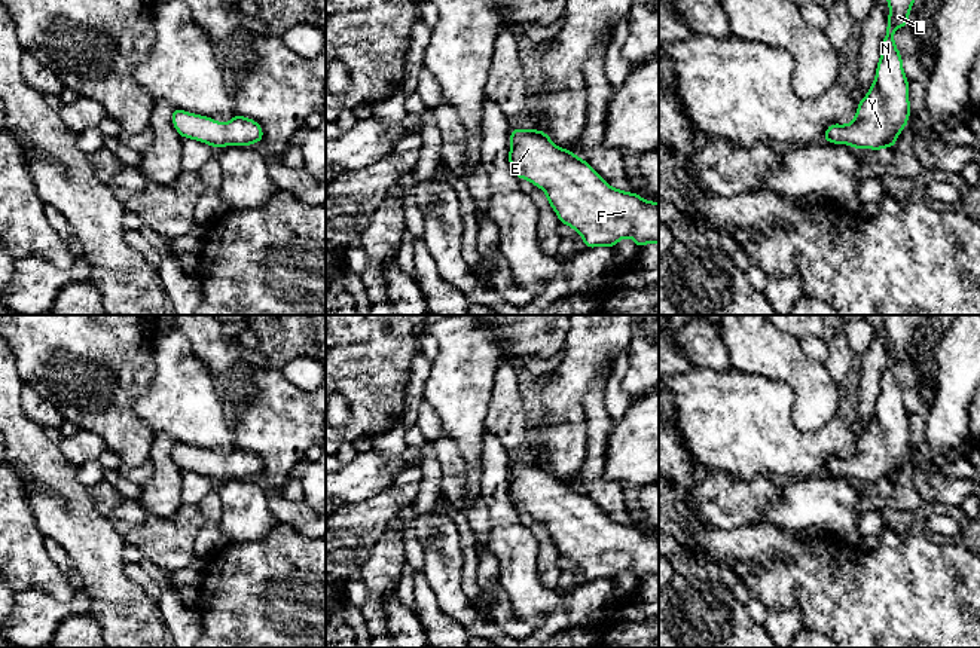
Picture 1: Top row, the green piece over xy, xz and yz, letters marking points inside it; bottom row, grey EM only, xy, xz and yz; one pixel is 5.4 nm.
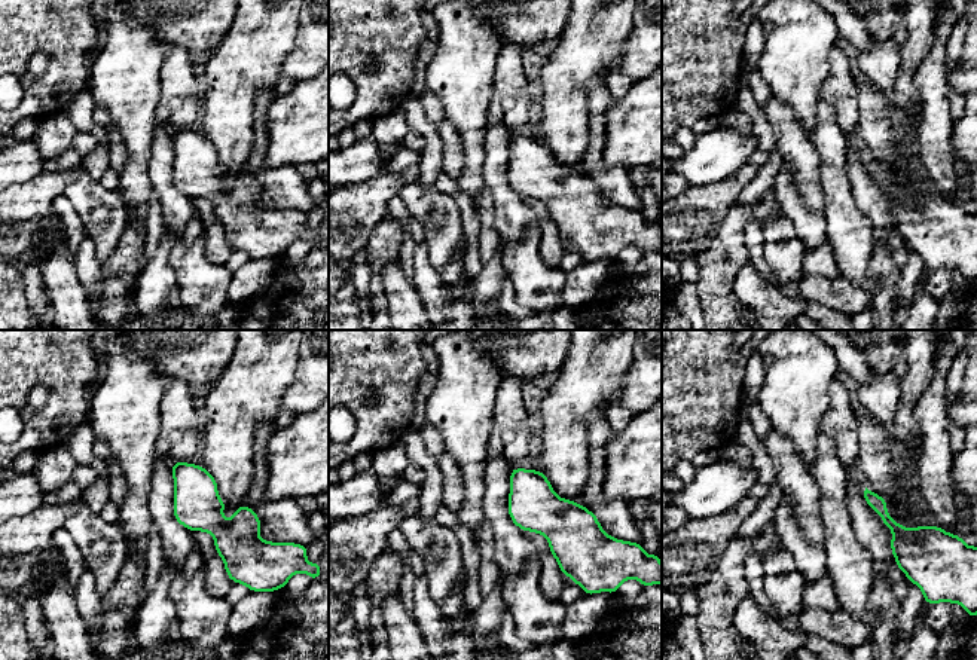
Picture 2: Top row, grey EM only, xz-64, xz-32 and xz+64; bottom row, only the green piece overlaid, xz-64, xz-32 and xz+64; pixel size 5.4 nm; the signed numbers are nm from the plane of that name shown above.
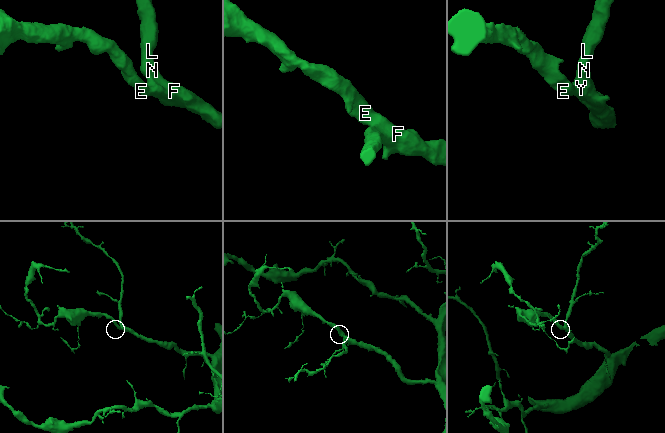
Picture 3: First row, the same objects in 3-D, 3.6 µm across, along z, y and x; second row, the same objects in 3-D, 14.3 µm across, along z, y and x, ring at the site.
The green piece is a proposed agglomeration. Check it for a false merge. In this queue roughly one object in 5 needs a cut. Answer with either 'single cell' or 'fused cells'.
single cell

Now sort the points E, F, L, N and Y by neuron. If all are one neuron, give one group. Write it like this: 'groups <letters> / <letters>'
groups E F L N Y

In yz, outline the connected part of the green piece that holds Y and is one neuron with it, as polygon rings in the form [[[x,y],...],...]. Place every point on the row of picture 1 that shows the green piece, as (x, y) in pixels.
[[[886,0],[889,6],[886,36],[882,42],[876,77],[848,125],[830,123],[824,141],[849,144],[857,150],[895,147],[910,117],[909,80],[894,31],[909,27],[909,13],[916,0]]]

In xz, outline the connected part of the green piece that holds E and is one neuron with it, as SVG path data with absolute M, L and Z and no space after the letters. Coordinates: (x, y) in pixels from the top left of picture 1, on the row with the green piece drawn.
M537 128L510 129L509 163L518 180L525 178L544 190L559 223L574 229L586 248L614 248L623 238L632 238L636 250L650 242L659 244L659 204L645 201L638 193L611 187L590 163L571 150L558 147L549 134Z

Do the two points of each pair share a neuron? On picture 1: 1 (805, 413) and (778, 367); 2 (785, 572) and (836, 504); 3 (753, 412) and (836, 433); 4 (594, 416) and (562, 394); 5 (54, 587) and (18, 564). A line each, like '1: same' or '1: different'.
1: same
2: different
3: same
4: different
5: same

